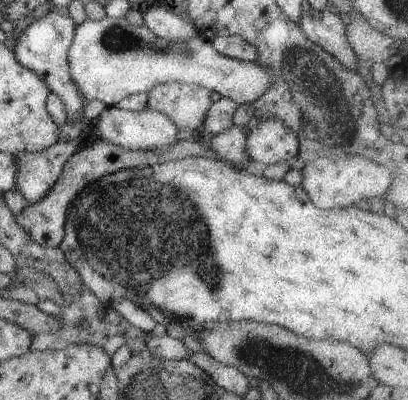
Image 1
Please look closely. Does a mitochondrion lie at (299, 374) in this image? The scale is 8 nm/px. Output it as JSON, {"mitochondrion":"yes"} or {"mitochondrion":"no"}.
{"mitochondrion":"yes"}

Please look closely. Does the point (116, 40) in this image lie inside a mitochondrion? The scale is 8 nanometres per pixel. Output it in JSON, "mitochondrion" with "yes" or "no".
{"mitochondrion":"yes"}

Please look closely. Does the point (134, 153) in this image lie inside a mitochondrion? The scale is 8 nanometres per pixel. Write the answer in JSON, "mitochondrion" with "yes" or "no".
{"mitochondrion":"no"}

